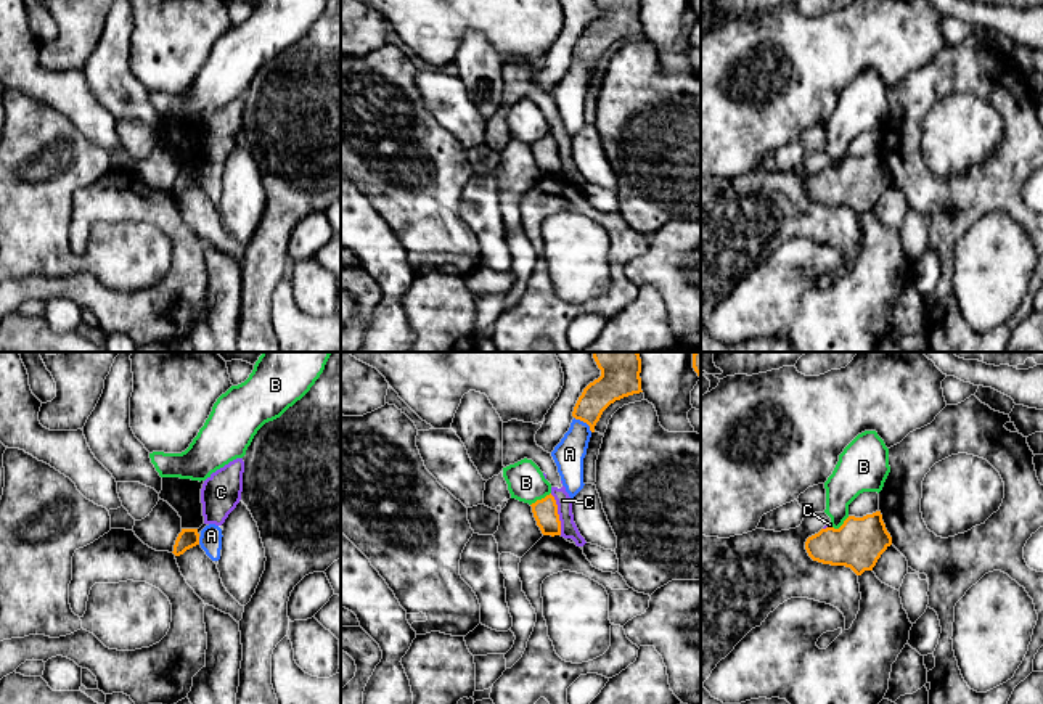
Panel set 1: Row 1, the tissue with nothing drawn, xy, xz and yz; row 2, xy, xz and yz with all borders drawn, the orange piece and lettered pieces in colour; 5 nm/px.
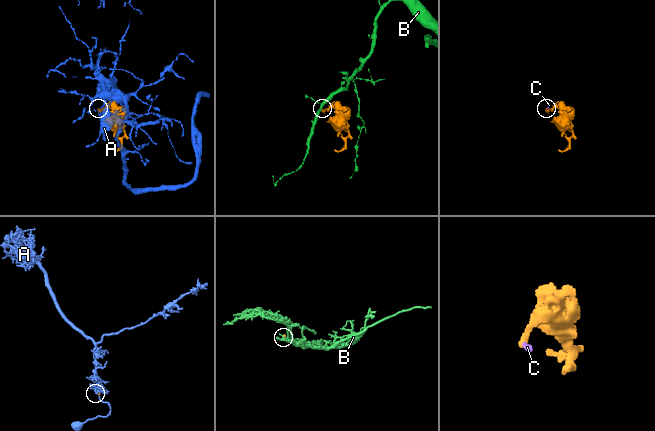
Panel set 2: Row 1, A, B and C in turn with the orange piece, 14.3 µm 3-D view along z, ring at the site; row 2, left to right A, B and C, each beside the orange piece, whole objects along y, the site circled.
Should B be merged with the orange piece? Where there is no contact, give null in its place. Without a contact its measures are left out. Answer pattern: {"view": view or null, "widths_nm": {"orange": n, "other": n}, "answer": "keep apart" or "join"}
{"view": "xz", "widths_nm": {"orange": 130, "other": 190}, "answer": "keep apart"}

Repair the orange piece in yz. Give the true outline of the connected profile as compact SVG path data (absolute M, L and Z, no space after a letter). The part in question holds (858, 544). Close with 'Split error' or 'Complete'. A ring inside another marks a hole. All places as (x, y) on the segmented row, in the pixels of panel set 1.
M881 511L863 518L849 516L839 529L826 527L805 542L813 561L850 567L857 575L873 571L892 545Z. Complete

